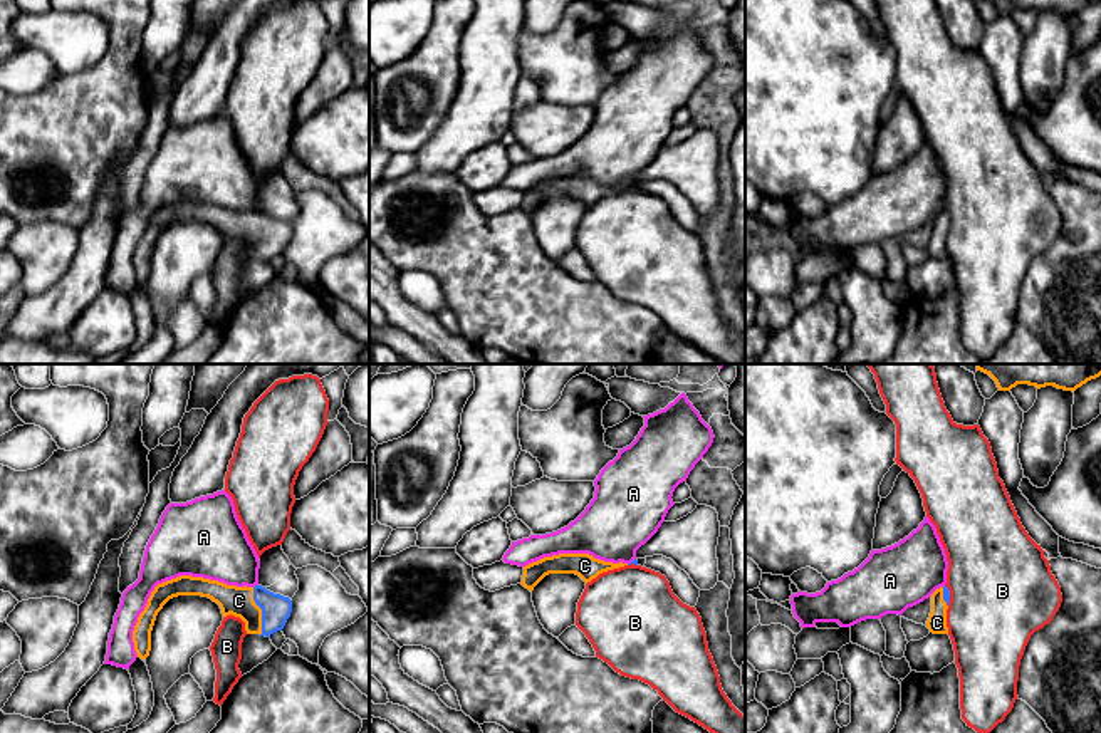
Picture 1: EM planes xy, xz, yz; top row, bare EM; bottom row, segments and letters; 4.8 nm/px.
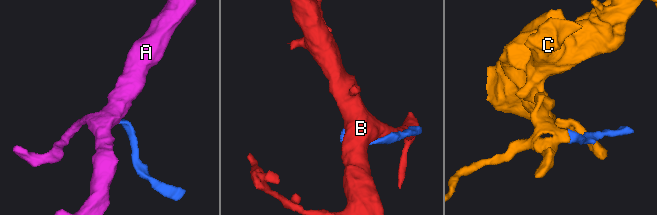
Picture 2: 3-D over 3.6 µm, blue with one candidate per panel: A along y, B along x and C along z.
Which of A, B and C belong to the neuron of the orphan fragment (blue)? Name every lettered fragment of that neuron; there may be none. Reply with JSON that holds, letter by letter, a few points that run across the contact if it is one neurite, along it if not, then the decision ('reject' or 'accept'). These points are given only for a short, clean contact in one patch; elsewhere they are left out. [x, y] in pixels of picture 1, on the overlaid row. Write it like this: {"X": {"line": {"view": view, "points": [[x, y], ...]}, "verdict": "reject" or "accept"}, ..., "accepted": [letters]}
{"A": {"line": {"view": "xy", "points": [[257, 584], [254, 587]]}, "verdict": "reject"}, "B": {"verdict": "reject"}, "C": {"line": {"view": "xy", "points": [[276, 609], [262, 611], [239, 601]]}, "verdict": "accept"}, "accepted": ["C"]}

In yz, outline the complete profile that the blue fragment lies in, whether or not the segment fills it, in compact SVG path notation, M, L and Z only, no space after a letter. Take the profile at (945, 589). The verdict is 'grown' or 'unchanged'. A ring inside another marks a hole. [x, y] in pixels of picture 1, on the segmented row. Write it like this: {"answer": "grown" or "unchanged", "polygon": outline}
{"answer": "grown", "polygon": "M940 587L931 594L931 612L926 621L926 627L933 634L948 634L947 627L947 609L950 602L950 590L948 587Z"}

